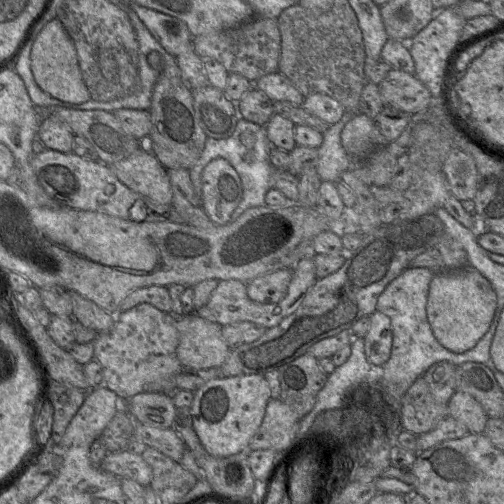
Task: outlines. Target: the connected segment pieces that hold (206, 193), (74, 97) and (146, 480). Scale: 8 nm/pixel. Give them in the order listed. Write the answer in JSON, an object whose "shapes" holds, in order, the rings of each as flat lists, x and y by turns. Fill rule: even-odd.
{"shapes":[[[223,158,210,161,202,172,201,207,212,223,229,223,241,199,242,183,233,166]],[[58,18,37,35,31,50,31,71,38,86,55,99,81,104,91,99,78,64,75,45]],[[126,449,108,453,100,463,99,469,120,478,134,480,144,487,148,487,152,479,152,469,142,455,130,453]]]}

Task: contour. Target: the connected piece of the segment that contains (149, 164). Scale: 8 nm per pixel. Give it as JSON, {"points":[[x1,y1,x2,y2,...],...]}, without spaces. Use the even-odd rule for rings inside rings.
{"points":[[147,140,130,157,108,165,117,178,131,190,153,202,172,204,172,189,167,169,147,148]]}

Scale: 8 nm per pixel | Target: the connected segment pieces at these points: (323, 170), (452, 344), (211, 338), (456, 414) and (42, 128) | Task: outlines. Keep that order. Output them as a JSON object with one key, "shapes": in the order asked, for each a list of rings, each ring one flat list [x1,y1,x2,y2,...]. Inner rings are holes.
{"shapes":[[[345,111,340,121,330,125,323,133,316,166,322,181,338,182,343,172,352,169,352,161,343,147,341,133,346,123,356,114,357,112]],[[475,267,436,272,429,286,427,318,436,340,453,353,464,353,476,346,489,330,497,305,496,293]],[[196,313,177,317,179,342,177,356,185,368,219,368,230,349,222,337,221,326]],[[456,391,448,403,448,416,462,423,469,433,484,433,489,417,469,394]],[[44,115,38,129,39,139,47,149,62,153,72,152,74,134,55,115]]]}

